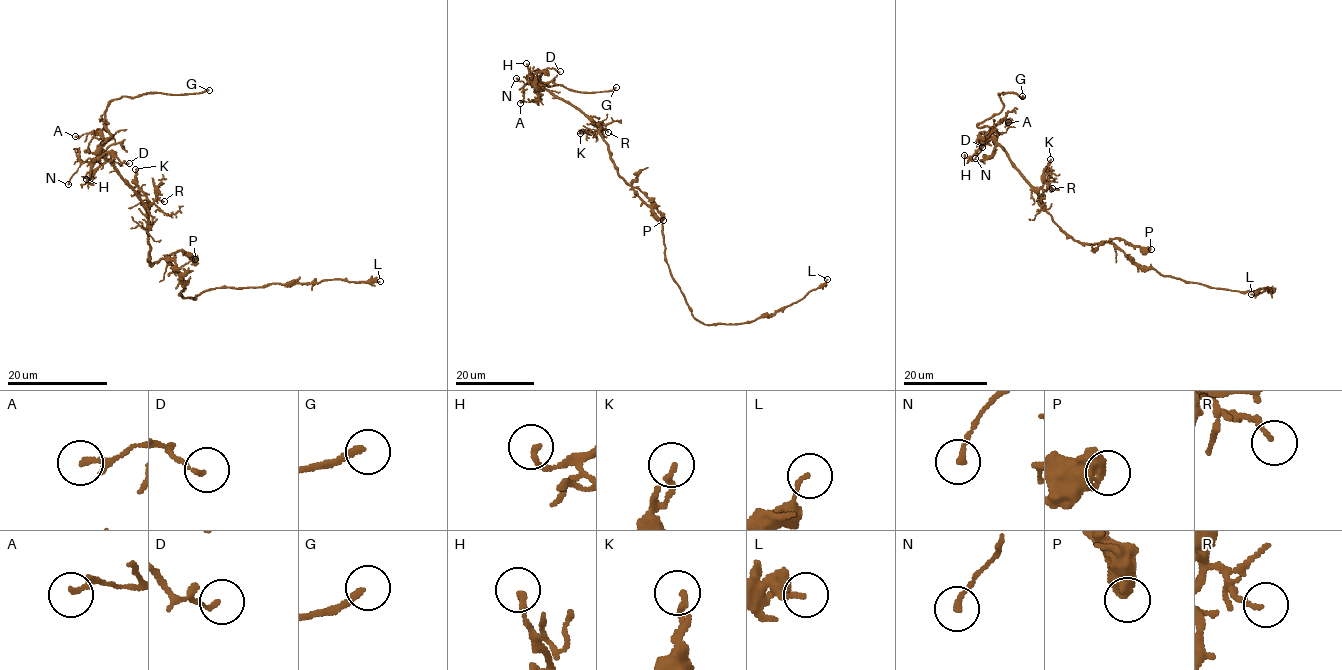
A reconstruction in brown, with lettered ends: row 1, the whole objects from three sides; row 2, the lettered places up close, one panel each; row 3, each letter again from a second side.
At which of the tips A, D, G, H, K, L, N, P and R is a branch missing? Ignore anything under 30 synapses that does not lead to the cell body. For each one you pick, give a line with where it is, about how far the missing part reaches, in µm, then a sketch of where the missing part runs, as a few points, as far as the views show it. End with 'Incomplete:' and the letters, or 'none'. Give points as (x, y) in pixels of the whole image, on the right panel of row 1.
G: Place: (1022, 96). Missing length about 6 µm
Incomplete: G

